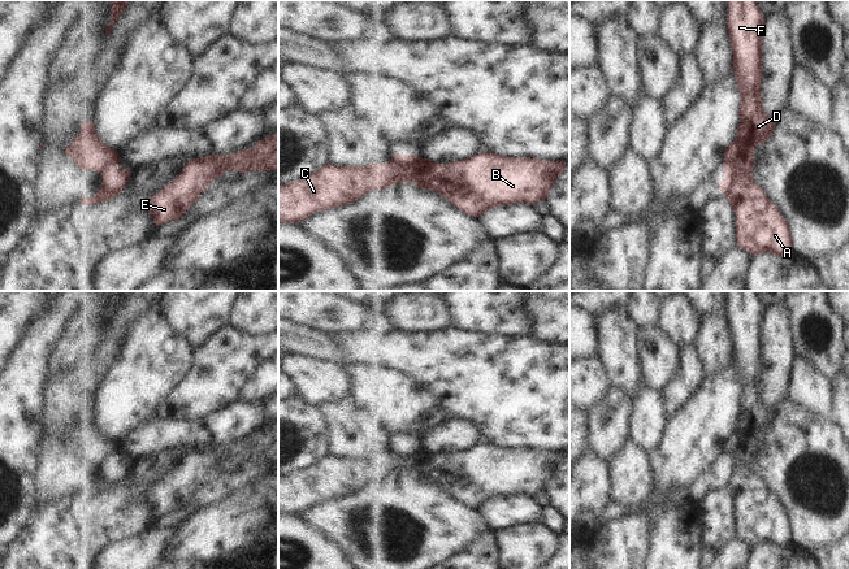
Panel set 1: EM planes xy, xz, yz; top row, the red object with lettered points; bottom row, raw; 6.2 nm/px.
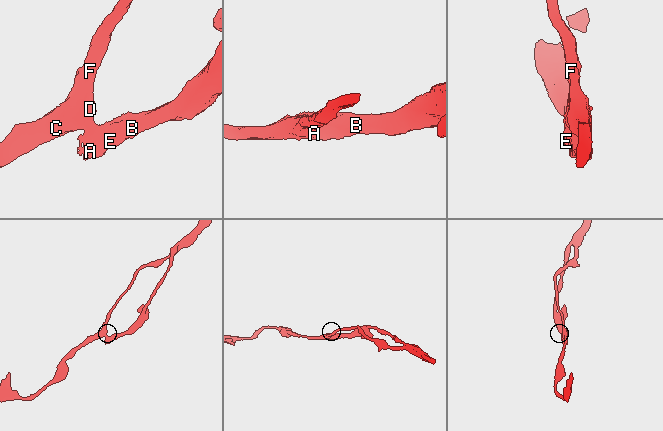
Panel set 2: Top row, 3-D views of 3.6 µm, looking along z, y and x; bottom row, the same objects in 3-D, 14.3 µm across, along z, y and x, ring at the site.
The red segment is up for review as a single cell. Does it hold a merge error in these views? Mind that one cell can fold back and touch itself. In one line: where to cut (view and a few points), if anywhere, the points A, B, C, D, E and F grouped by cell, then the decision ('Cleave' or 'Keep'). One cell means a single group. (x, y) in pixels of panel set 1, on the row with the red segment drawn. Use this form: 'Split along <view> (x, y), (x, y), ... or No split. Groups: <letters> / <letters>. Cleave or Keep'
Split along xz (403, 155), (398, 182). Groups: A B E / C D F. Cleave

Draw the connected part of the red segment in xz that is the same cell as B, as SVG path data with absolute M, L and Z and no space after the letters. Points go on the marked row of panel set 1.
M485 151L449 164L403 155L398 181L437 191L465 214L481 217L499 205L533 205L546 200L566 169L564 162L512 158Z

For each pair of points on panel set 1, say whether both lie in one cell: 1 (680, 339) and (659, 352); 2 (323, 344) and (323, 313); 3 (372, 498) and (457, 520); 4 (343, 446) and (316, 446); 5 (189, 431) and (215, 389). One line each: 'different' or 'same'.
1: different
2: different
3: same
4: different
5: different

